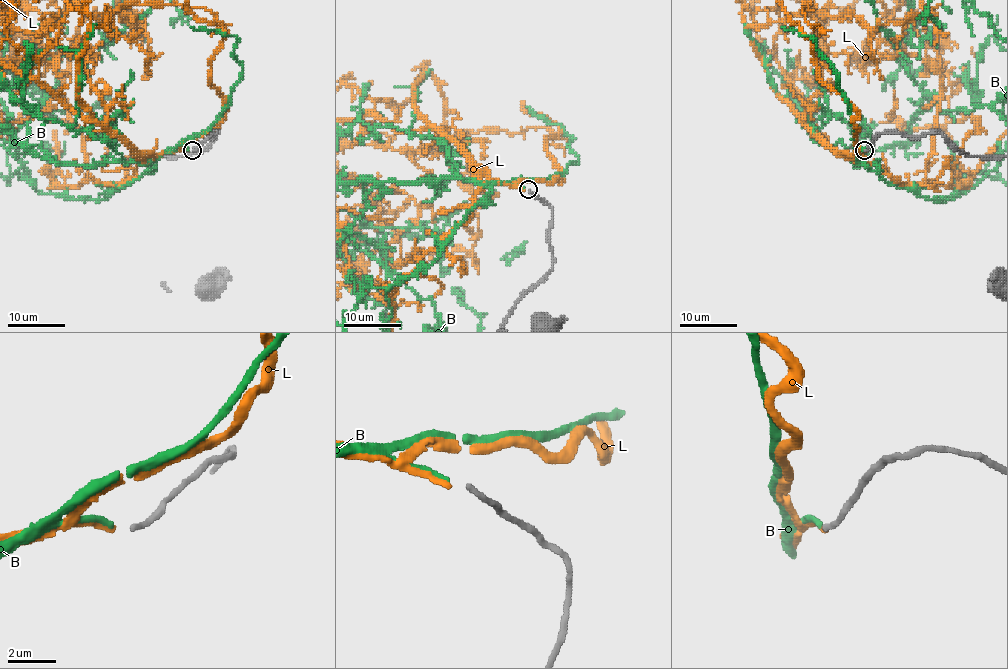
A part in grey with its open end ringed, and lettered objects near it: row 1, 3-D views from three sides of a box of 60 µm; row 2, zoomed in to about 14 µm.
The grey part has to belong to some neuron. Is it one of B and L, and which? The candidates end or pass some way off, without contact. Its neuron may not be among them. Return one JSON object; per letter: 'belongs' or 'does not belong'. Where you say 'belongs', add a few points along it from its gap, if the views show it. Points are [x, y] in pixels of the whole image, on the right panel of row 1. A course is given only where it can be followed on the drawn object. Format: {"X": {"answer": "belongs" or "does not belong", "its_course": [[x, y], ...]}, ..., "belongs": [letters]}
{"B": {"answer": "belongs"}, "L": {"answer": "does not belong"}, "belongs": ["B"]}

